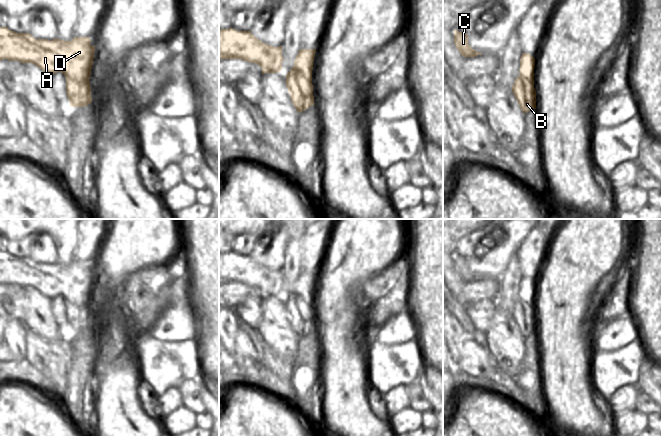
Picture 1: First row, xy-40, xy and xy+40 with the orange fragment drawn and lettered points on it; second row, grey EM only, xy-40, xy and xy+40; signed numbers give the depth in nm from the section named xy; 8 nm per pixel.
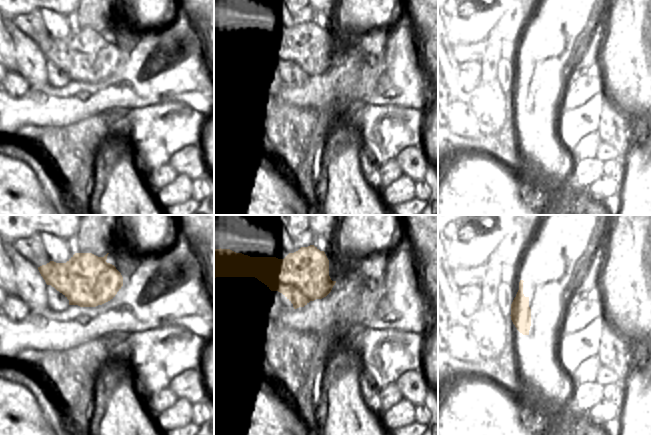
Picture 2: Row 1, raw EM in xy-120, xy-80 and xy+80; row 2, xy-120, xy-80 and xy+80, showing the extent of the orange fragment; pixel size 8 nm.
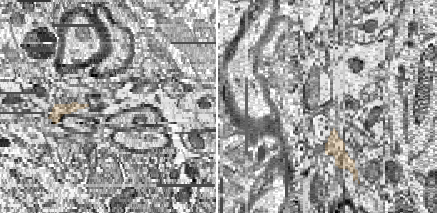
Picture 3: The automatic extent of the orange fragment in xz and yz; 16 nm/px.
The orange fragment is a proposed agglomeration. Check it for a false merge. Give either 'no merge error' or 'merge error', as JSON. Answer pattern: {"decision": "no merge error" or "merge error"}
{"decision": "merge error"}

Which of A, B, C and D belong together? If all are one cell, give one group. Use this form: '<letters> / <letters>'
A C D / B

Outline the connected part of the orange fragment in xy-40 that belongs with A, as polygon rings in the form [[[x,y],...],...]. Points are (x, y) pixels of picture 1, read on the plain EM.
[[[0,251],[0,285],[19,285],[23,288],[33,287],[49,299],[61,296],[79,305],[90,303],[95,270],[90,269],[89,261],[75,261],[71,265],[61,263],[35,263],[30,257],[17,257],[7,251]]]

